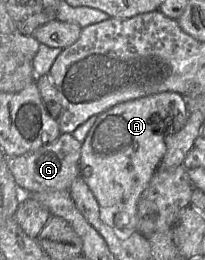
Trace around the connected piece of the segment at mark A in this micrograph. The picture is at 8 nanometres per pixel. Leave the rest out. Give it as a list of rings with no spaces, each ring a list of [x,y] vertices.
[[[166,91],[117,104],[97,116],[82,142],[80,175],[99,204],[101,219],[120,238],[127,238],[137,231],[137,205],[166,153],[165,137],[169,126],[163,122],[170,119],[173,126],[177,117],[174,110],[181,113],[183,127],[188,120],[189,110],[187,99],[179,93]]]

